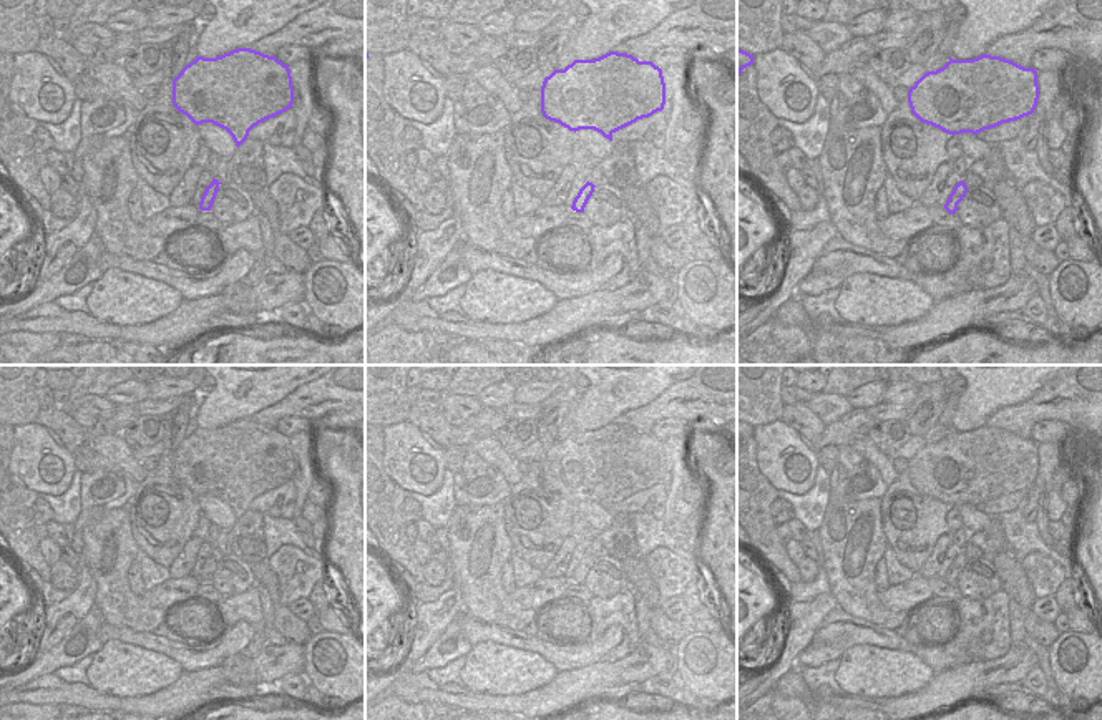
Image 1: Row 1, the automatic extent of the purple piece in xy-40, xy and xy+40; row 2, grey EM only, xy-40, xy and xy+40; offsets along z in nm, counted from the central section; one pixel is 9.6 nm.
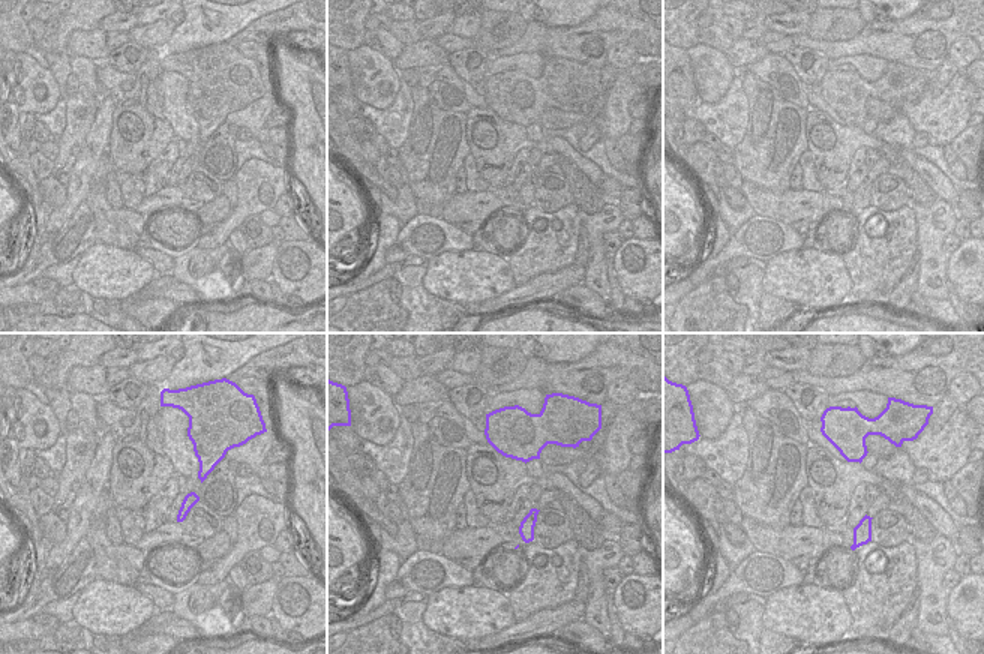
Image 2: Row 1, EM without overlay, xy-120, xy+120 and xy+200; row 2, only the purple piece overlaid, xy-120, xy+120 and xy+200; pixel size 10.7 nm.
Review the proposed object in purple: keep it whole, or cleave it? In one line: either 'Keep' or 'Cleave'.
Cleave

